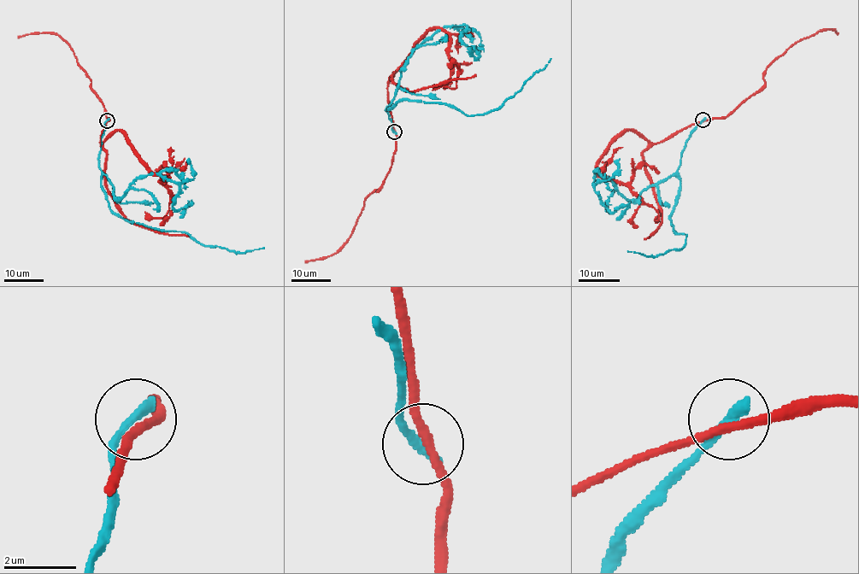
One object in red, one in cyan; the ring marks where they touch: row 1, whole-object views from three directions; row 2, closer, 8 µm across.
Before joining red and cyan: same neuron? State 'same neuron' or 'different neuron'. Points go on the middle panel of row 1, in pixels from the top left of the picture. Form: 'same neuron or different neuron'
different neuron

